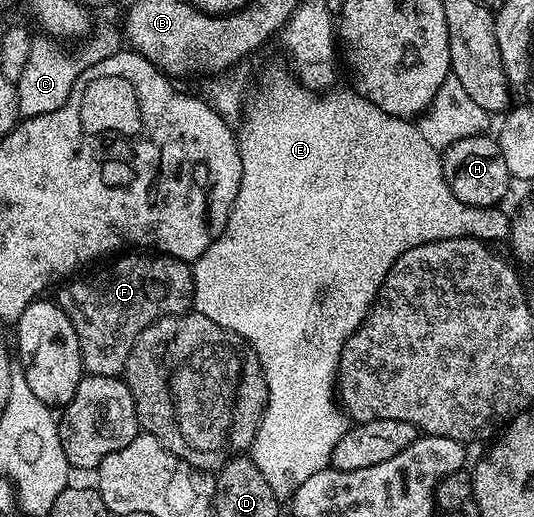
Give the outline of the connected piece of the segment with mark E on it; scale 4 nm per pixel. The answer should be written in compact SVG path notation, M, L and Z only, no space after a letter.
M288 72L277 73L270 81L261 85L257 95L250 98L243 111L243 120L240 122L239 144L241 147L241 182L239 195L235 195L235 203L231 207L231 215L227 219L227 227L203 251L203 255L192 262L193 271L193 309L202 313L211 323L223 327L227 332L239 335L243 341L254 349L262 365L265 375L269 398L266 400L265 413L259 423L259 431L253 440L251 456L255 467L267 479L267 487L271 487L278 499L292 498L293 492L303 487L306 479L311 479L319 471L330 468L333 460L335 445L343 439L347 428L347 417L343 412L338 398L335 396L337 384L337 368L343 347L347 339L365 321L369 309L381 290L383 279L387 271L411 247L426 245L432 241L443 239L459 239L460 237L473 237L477 241L494 243L493 241L510 240L510 214L504 213L504 208L477 209L473 205L455 199L451 187L445 178L441 166L442 154L427 139L423 139L420 128L412 120L395 115L387 115L375 103L365 97L360 97L352 88L334 88L332 91L317 92L306 89L296 76Z

